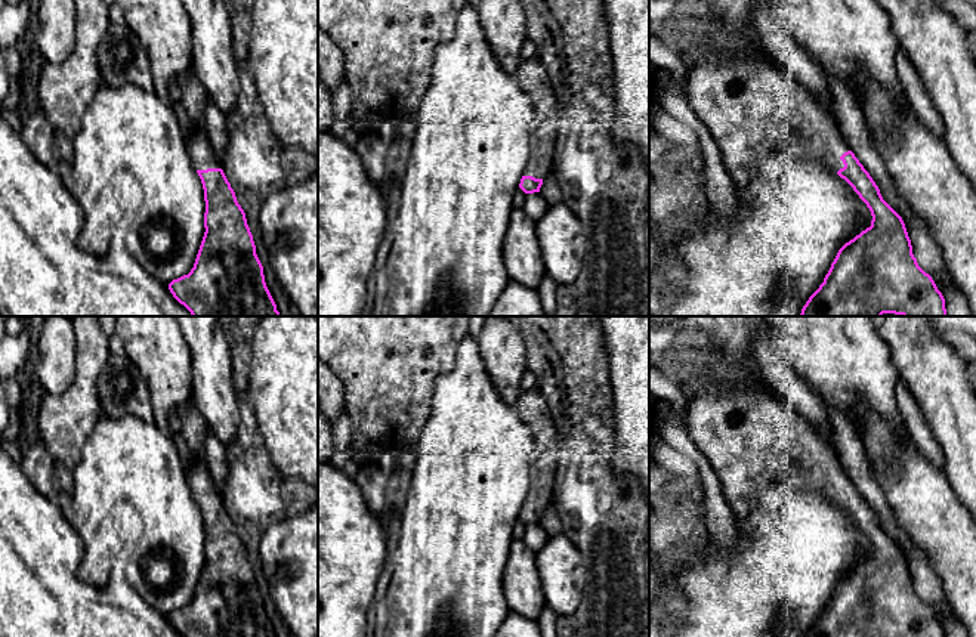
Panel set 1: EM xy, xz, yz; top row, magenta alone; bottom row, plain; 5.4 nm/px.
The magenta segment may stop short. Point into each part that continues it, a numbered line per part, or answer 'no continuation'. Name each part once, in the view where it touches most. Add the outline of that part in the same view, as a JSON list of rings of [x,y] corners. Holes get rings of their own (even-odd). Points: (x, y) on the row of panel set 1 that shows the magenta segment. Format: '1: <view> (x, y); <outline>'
1: yz (750, 104); [[[699,44],[682,56],[689,65],[688,101],[723,154],[738,202],[745,201],[762,158],[773,149],[787,151],[796,160],[822,160],[833,171],[843,168],[840,157],[850,148],[834,115],[824,109],[816,96],[797,83],[765,47],[753,55],[725,52],[725,47],[729,46],[722,44],[714,52]]]

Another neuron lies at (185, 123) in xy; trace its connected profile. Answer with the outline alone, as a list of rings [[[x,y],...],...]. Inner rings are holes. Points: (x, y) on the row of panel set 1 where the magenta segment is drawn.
[[[182,102],[173,103],[172,109],[174,111],[174,114],[177,117],[179,126],[180,126],[183,137],[185,137],[185,143],[188,145],[189,139],[191,139],[191,126],[192,126],[192,121],[188,117],[188,112],[186,112],[185,106],[182,105]]]

